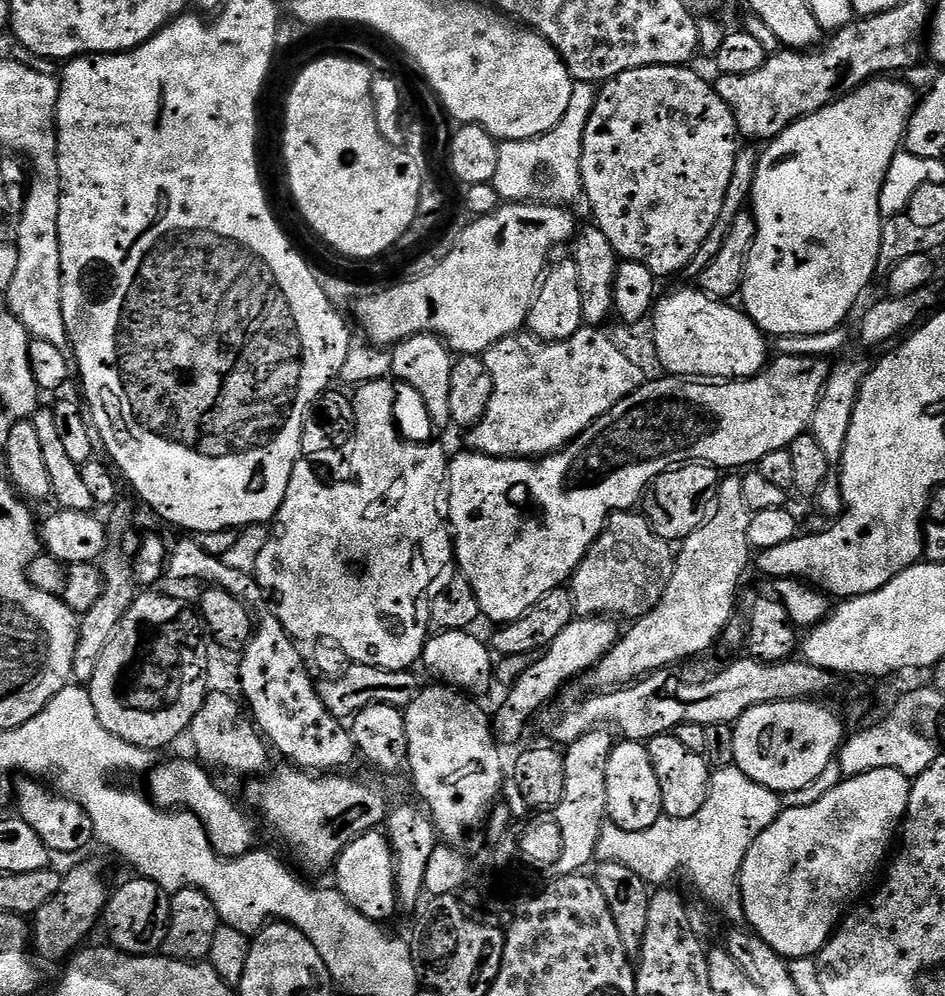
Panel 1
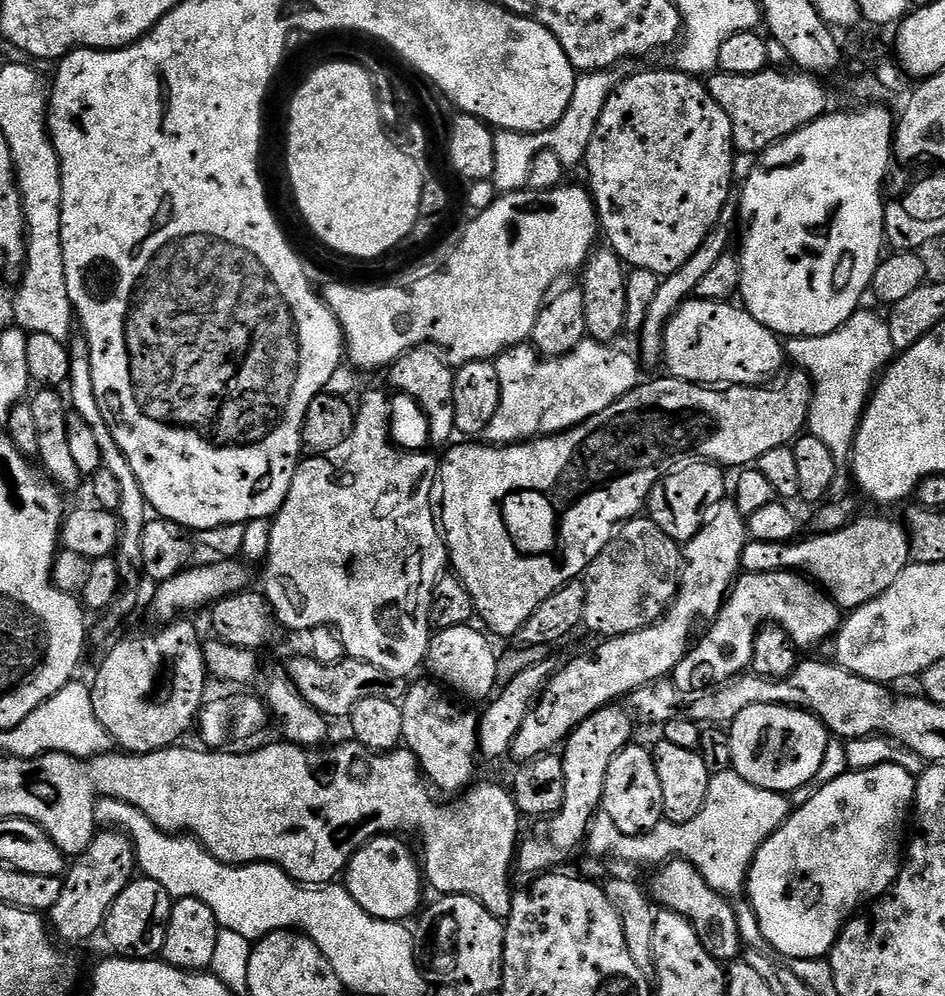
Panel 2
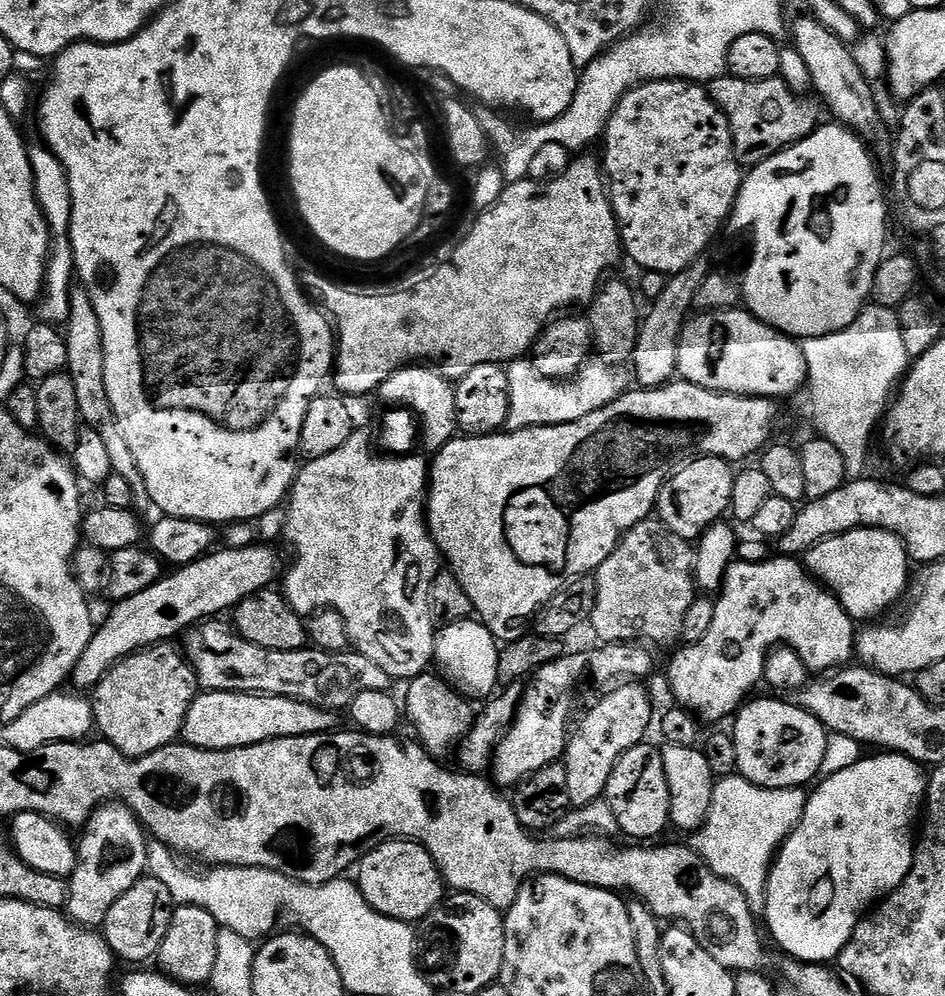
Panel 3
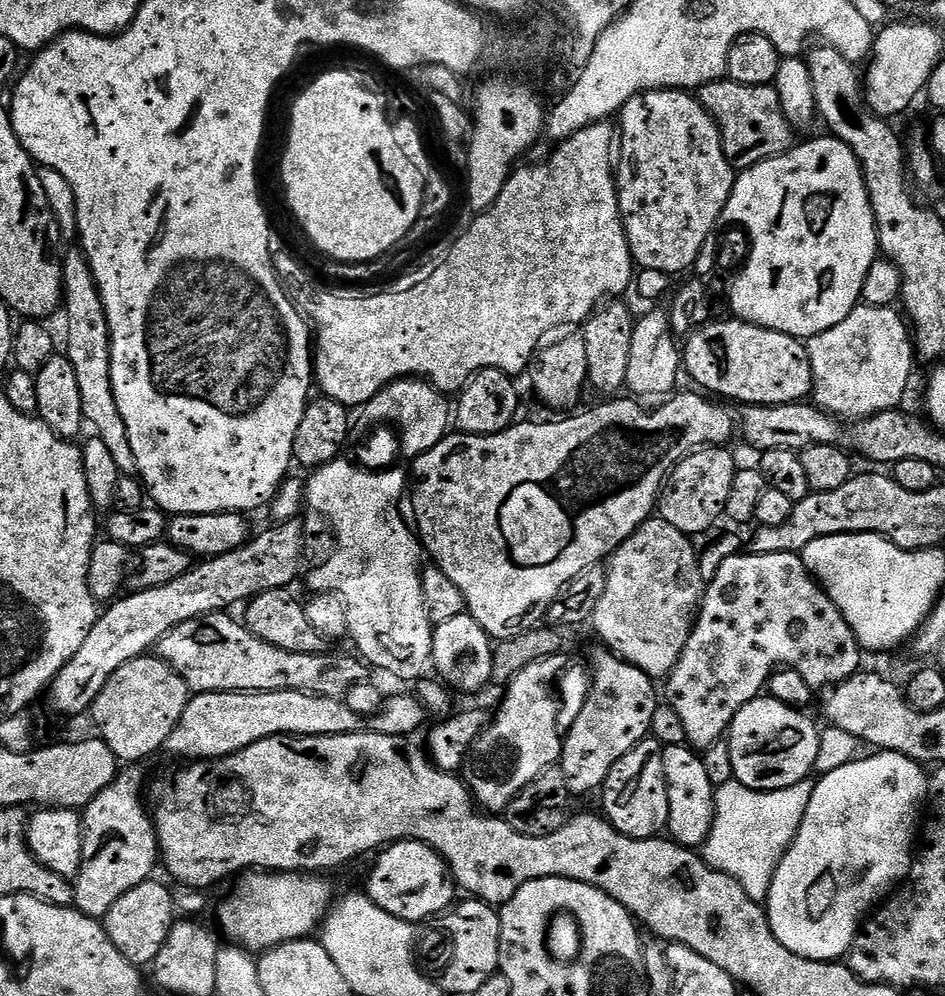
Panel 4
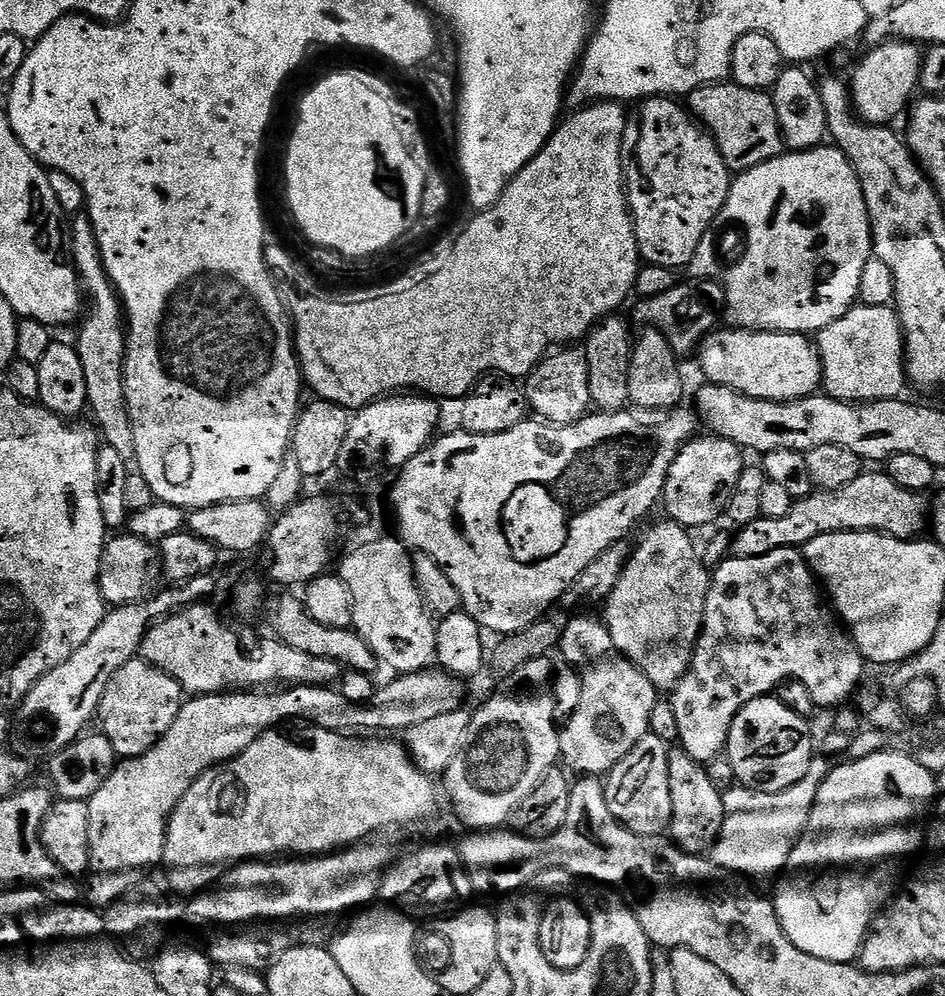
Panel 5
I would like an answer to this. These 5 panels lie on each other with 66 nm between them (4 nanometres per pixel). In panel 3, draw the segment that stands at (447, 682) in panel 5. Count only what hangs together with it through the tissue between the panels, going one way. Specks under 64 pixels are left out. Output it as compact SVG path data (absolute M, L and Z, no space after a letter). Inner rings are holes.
M201 691L186 714L183 743L202 750L230 750L291 736L319 736L337 727L337 713L285 696L259 696L256 692ZM119 802L100 805L84 825L82 835L76 850L76 868L67 877L66 915L81 928L96 930L106 922L110 906L114 906L134 882L144 879L148 871L150 840L136 815Z

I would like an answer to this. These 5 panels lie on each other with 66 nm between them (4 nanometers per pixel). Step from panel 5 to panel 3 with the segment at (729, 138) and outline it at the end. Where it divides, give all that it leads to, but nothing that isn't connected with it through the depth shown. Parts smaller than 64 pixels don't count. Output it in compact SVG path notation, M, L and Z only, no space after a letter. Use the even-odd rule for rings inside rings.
M725 74L717 80L707 81L706 87L708 96L720 107L728 120L732 150L737 161L745 165L748 163L748 166L758 165L774 153L797 144L812 133L822 120L822 108L815 99L804 100L808 98L793 94L787 82L779 78L743 80Z

